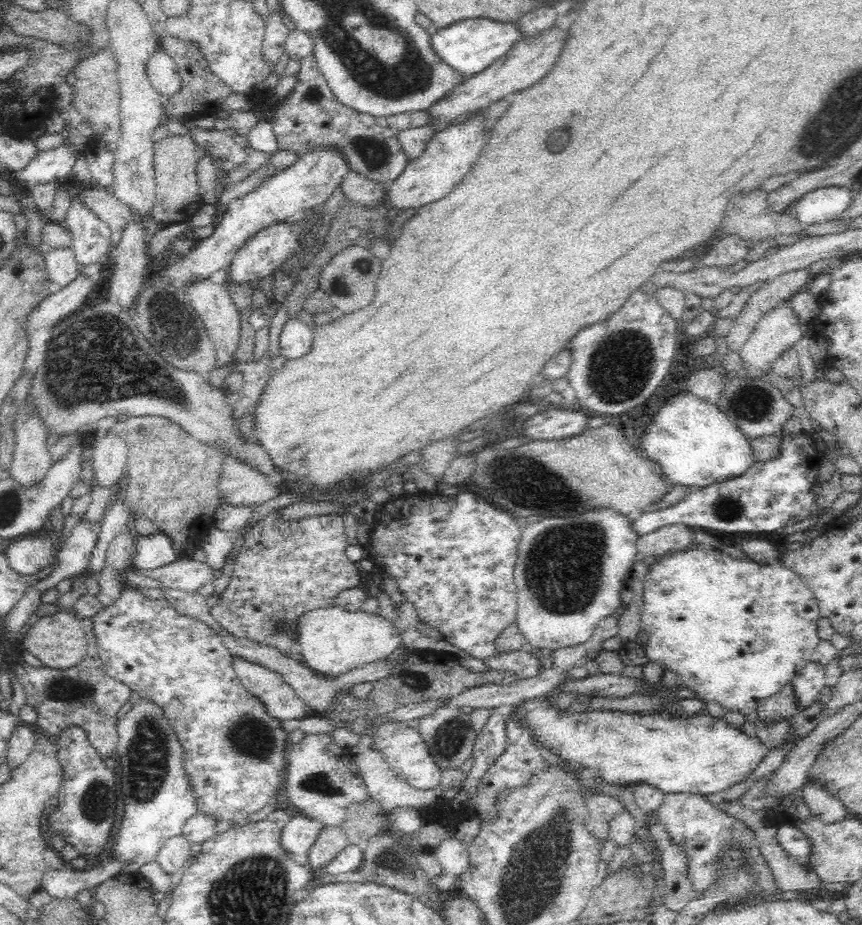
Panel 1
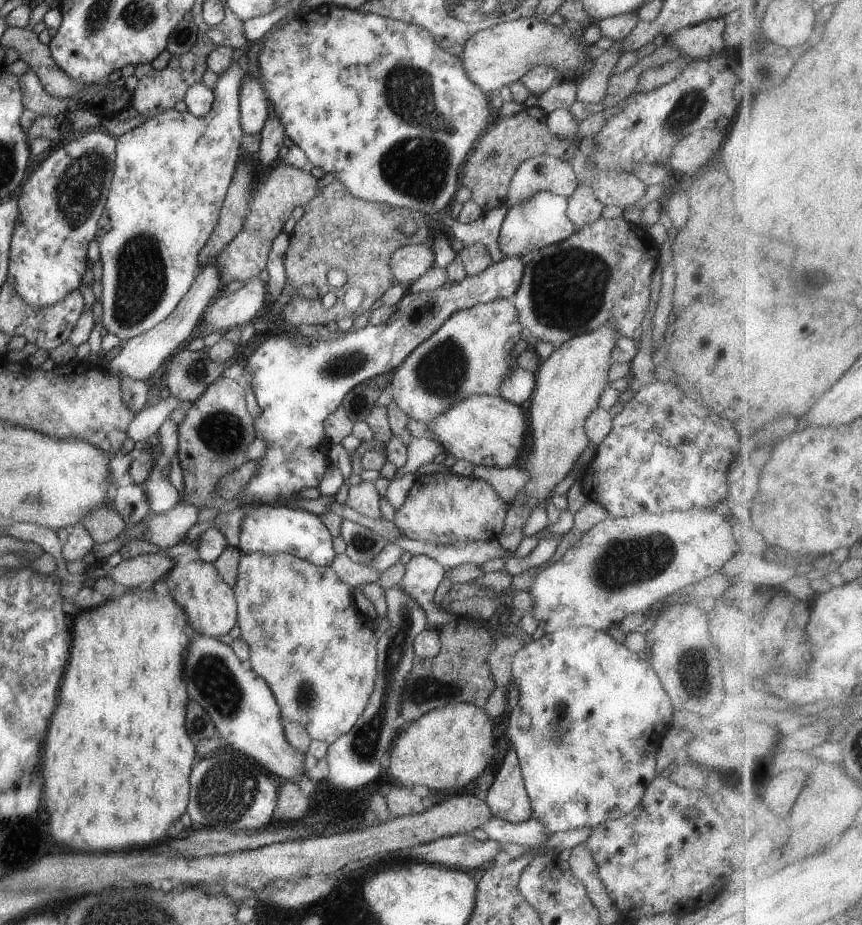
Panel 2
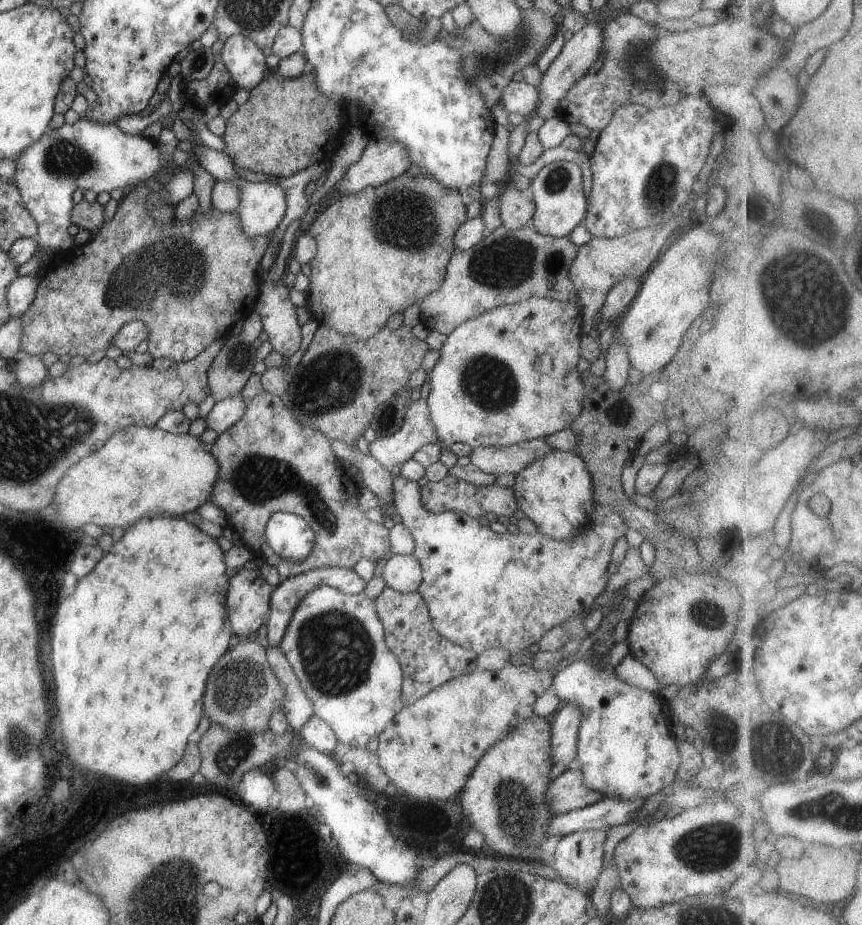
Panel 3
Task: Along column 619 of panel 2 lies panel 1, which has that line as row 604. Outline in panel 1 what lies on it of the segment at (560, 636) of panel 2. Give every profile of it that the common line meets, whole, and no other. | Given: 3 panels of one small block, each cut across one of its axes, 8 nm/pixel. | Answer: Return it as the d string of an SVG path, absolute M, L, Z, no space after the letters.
M701 544L687 550L676 551L674 552L674 554L669 556L664 555L656 563L649 565L649 571L646 573L646 576L643 578L643 605L641 608L640 629L644 631L647 637L645 652L649 661L656 662L659 665L661 665L663 668L671 670L676 674L679 674L682 677L682 680L684 680L684 685L686 685L686 687L689 690L692 690L696 695L698 695L697 698L702 700L702 702L714 701L720 703L725 709L728 708L730 710L738 710L745 715L754 713L754 710L760 701L764 701L766 698L772 697L774 694L780 692L780 690L782 690L784 686L787 686L797 674L800 674L804 666L806 666L806 664L810 662L812 654L814 653L814 650L818 647L818 644L820 643L821 640L817 634L819 628L818 622L820 618L821 617L819 614L819 608L816 597L814 597L814 593L812 593L812 590L810 590L810 588L808 588L808 586L804 584L804 581L802 581L802 577L800 577L800 575L792 571L792 569L786 567L786 565L784 565L784 568L782 568L781 562L780 562L780 568L778 568L778 563L776 564L776 568L774 568L774 564L772 565L762 564L760 562L752 561L748 559L746 556L743 559L738 559L738 558L732 559L732 556L730 556L729 553L726 553L726 551L724 550L723 551L718 550L717 548L711 546L710 544Z

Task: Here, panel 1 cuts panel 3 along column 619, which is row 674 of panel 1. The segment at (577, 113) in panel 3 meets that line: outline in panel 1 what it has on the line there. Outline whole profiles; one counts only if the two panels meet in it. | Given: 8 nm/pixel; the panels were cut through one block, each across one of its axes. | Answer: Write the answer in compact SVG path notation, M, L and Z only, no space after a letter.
M81 618L81 625L90 644L89 654L80 664L72 668L53 669L44 666L37 668L22 662L15 667L14 672L26 692L26 705L34 707L36 711L35 727L50 738L56 738L65 728L79 726L88 735L97 754L106 760L117 748L116 714L127 704L131 690L104 672L102 661L95 653L97 645L93 635L93 620Z

